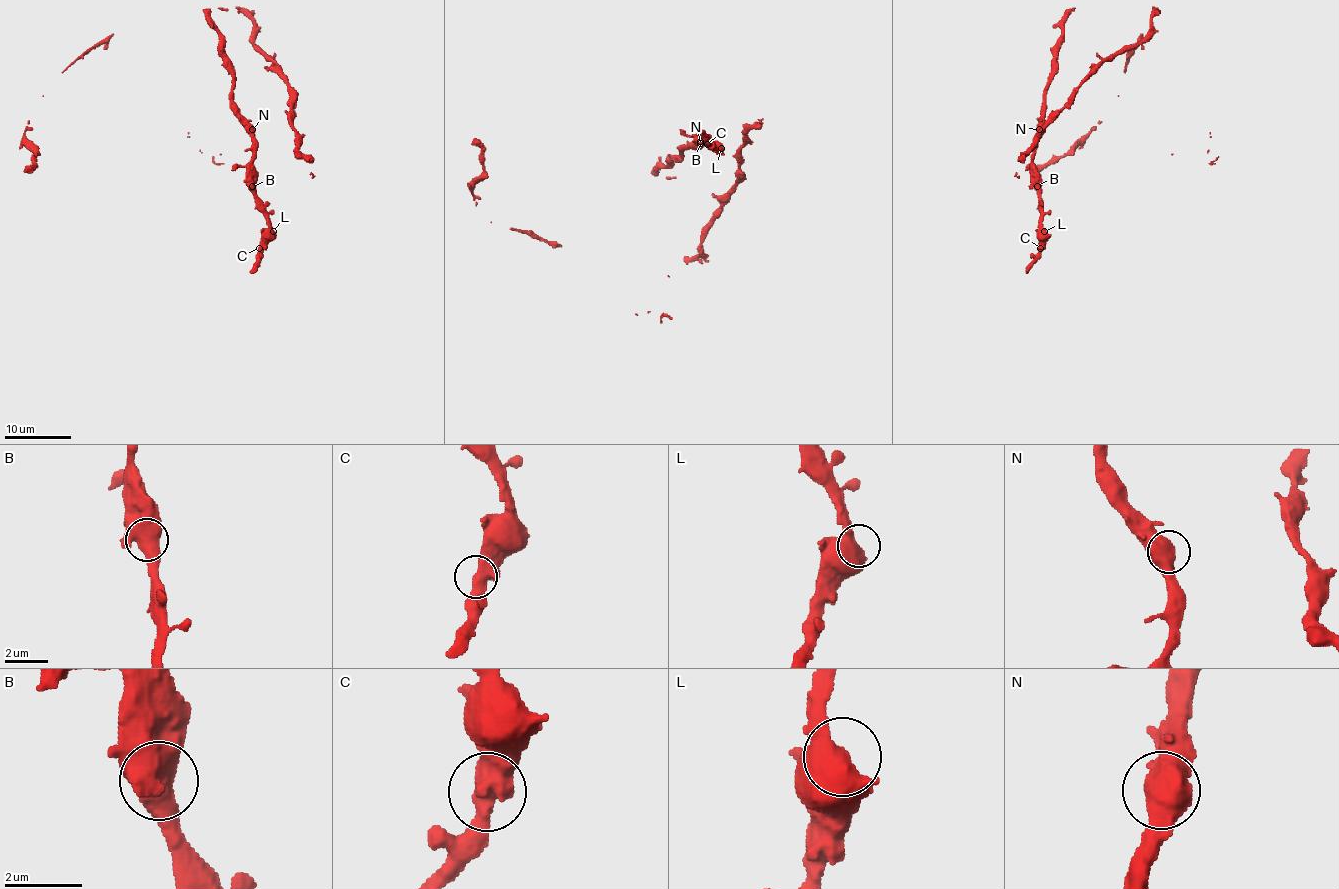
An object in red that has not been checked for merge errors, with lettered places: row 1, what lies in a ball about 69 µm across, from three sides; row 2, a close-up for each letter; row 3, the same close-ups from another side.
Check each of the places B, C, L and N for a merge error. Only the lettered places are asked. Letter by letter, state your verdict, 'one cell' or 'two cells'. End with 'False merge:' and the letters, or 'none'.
B: one cell
C: one cell
L: one cell
N: one cell
False merge: none

